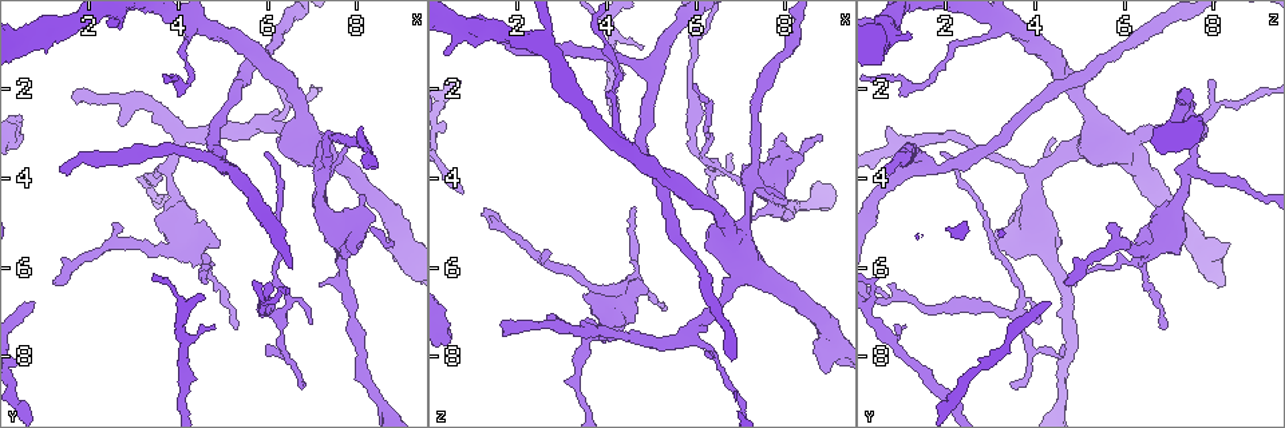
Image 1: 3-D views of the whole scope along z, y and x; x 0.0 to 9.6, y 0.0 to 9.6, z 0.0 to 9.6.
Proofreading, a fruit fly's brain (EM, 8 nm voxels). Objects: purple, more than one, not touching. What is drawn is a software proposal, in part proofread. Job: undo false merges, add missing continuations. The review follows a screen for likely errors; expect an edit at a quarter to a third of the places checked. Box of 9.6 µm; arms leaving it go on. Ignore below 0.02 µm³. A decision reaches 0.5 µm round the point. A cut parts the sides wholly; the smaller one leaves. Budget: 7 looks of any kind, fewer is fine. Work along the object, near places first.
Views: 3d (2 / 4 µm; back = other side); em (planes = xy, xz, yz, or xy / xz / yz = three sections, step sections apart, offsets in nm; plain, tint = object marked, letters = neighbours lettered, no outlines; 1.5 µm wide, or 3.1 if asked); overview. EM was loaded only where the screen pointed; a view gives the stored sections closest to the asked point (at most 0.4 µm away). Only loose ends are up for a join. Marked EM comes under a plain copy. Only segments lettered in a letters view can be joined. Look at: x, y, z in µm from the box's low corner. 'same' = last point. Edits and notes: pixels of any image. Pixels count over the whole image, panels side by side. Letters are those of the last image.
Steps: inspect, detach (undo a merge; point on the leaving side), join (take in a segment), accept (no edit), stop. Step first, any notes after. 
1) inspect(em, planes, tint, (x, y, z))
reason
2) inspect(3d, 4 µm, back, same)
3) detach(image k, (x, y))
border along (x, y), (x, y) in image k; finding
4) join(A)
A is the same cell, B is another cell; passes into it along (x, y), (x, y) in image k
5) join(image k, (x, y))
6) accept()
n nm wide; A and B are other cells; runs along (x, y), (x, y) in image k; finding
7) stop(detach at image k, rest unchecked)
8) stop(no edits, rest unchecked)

inspect(3d, 2 µm, (6.25, 7.10, 3.55))
abrupt turn

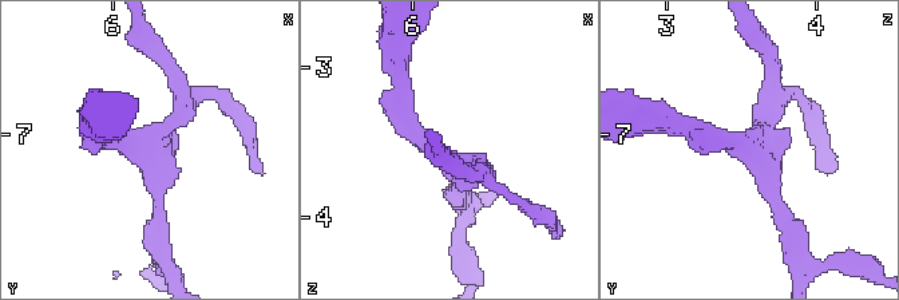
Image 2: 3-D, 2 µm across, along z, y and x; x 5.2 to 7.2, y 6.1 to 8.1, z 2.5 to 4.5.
inspect(em, xy, step 8, tint, (6.20, 7.12, 3.56))

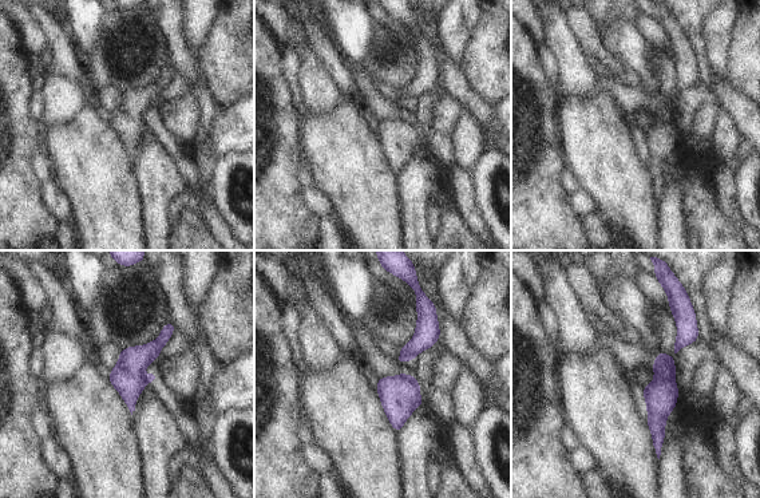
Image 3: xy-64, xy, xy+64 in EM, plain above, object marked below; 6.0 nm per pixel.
inspect(em, yz, step 4, letters, same)

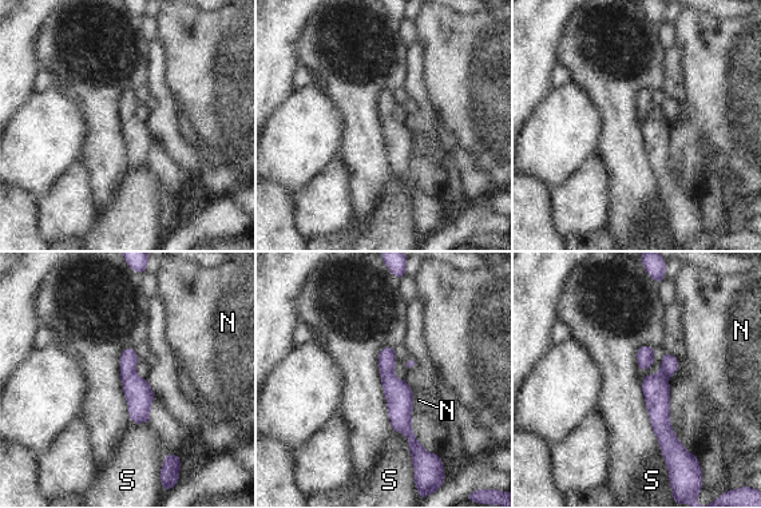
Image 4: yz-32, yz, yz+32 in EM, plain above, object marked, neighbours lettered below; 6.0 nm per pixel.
accept()
N and S are other cells; border along (392, 428), (407, 437), (413, 465) in image 4; continuous, no second cell

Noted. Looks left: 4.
inspect(3d, 2 µm, (4.70, 5.85, 6.05))
thick turns thin

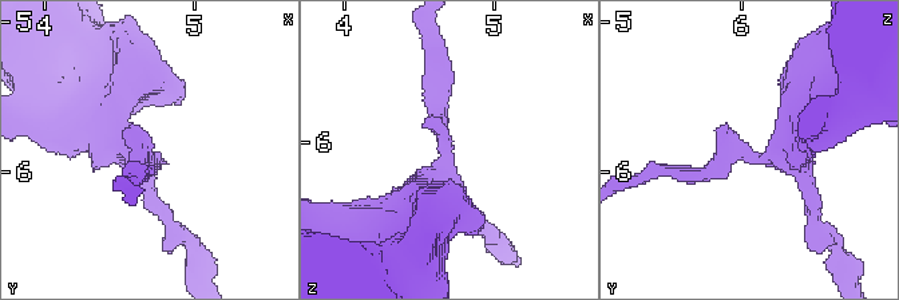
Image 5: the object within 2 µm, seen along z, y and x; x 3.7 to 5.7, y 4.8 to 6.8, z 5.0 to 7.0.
inspect(em, yz, step 8, tint, (4.66, 5.88, 6.08))

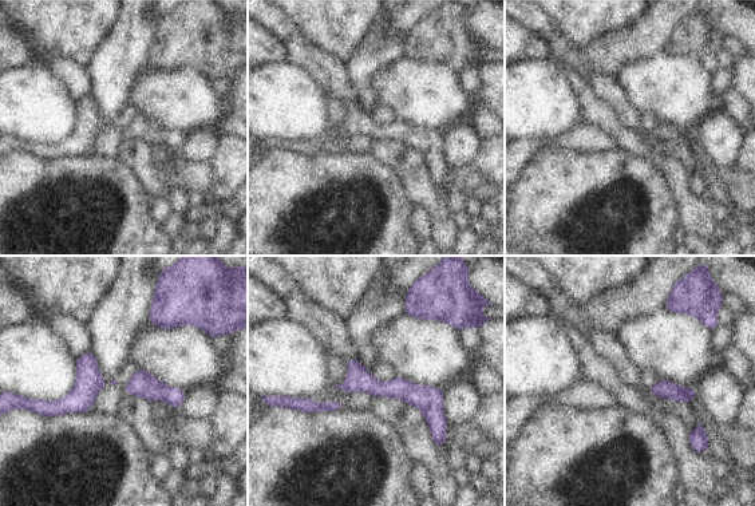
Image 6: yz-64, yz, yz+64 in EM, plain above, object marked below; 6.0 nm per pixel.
inspect(em, planes, letters, same)
cut it another way

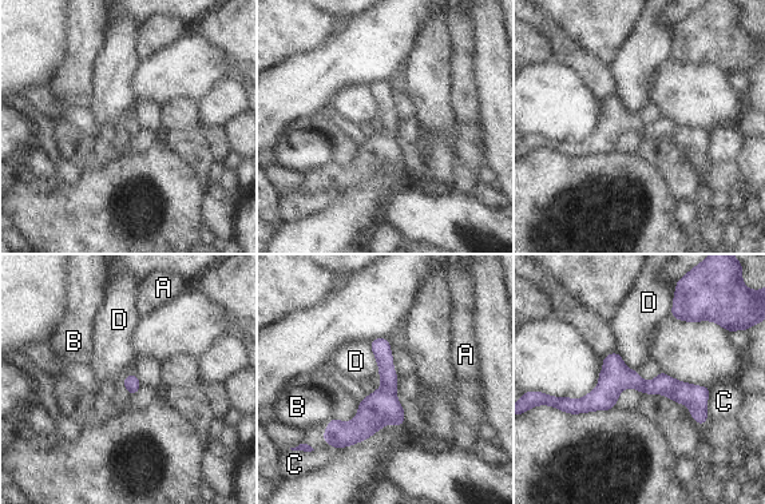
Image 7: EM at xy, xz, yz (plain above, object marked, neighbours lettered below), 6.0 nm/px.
accept()
90 nm wide; D touches over 200 nm; A, B, C and D are other cells; all the same cell

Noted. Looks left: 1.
stop(no edits, rest unchecked)

